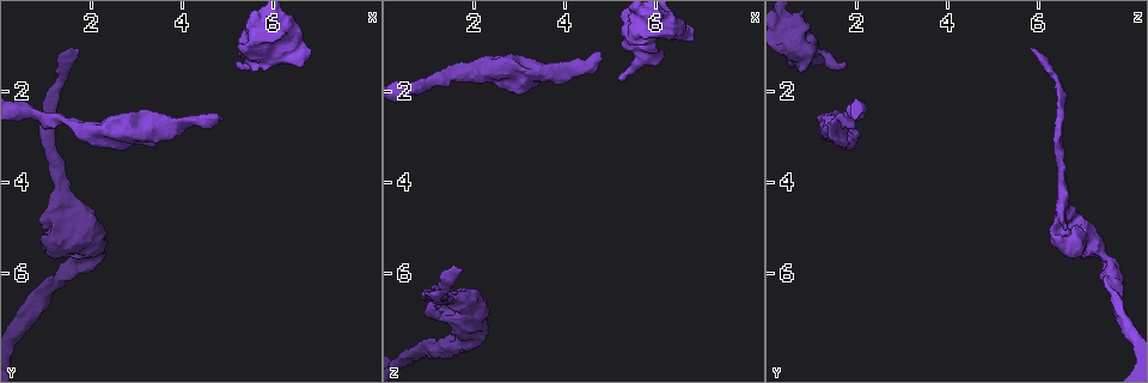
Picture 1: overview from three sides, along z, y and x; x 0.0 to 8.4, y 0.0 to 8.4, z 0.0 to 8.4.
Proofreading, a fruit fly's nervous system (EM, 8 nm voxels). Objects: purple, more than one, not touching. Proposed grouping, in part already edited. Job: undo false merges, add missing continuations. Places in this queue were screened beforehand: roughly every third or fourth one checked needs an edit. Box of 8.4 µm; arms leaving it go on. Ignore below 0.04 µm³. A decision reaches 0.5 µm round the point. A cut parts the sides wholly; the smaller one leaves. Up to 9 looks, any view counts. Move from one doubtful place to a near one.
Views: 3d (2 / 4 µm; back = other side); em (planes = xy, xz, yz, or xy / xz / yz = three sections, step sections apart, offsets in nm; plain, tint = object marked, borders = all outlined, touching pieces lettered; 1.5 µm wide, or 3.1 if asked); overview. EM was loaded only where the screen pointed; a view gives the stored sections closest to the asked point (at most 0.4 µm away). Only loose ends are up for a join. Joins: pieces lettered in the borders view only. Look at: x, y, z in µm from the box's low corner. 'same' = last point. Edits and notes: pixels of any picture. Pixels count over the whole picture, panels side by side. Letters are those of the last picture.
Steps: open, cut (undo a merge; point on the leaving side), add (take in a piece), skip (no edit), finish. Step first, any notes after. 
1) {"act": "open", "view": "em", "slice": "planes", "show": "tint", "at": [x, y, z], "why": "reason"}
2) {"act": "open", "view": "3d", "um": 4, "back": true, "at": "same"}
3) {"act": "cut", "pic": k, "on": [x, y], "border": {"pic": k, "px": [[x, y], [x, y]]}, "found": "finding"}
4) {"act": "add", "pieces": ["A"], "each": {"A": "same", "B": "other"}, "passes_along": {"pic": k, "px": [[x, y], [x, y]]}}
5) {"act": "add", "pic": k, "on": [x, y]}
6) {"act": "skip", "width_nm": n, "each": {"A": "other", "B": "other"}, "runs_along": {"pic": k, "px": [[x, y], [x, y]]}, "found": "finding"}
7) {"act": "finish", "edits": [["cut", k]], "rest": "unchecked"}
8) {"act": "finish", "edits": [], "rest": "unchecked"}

{"act": "open", "view": "3d", "um": 2, "back": true, "at": [5.25, 1.40, 1.75], "why": "free end"}

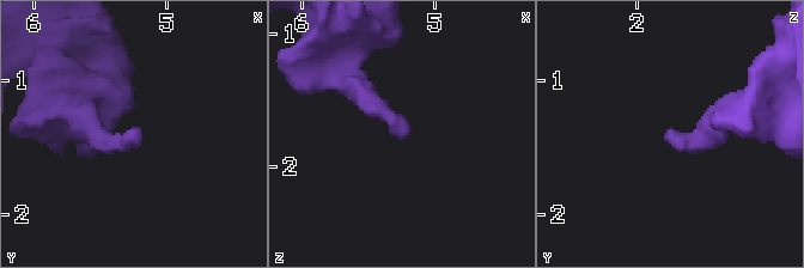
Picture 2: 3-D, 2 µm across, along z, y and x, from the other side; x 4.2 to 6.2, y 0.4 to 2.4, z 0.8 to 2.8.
{"act": "open", "view": "em", "slice": "planes", "show": "borders", "at": [5.20, 1.48, 1.74], "why": "need the tissue"}

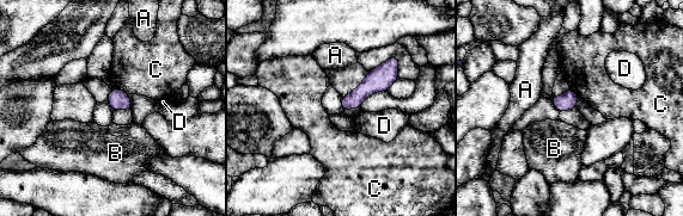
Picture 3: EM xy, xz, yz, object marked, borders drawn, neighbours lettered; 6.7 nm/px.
{"act": "skip", "width_nm": 110, "each": {"A": "other", "B": "other", "C": "other", "D": "other"}, "found": "none of them fits"}

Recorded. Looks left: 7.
{"act": "open", "view": "em", "slice": "xy", "step": 4, "show": "tint", "at": [1.55, 1.05, 5.80], "why": "branch stops here"}

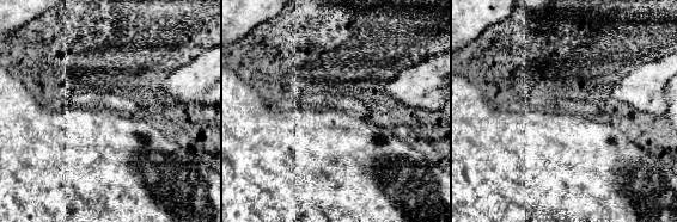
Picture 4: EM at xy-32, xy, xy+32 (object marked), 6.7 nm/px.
{"act": "open", "view": "em", "slice": "planes", "show": "borders", "at": "same"}

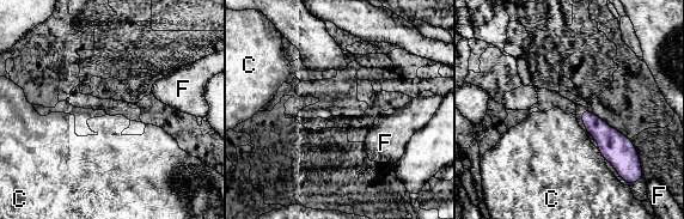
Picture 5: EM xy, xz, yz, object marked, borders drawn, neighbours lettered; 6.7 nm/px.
{"act": "skip", "each": {"C": "other", "F": "other"}, "border": {"pic": 5, "px": [[598, 150], [604, 159]]}, "found": "no lettered piece goes on from it"}

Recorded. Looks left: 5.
{"act": "open", "view": "em", "slice": "planes", "show": "borders", "at": [1.55, 2.55, 1.65], "why": "a narrow waist"}

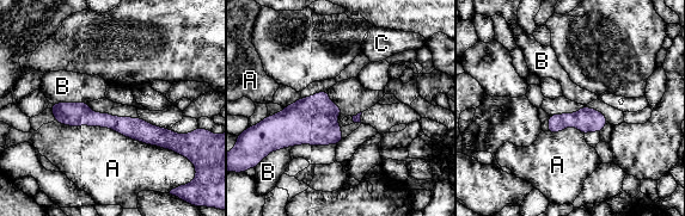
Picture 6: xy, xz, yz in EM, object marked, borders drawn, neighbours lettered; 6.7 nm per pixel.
{"act": "skip", "each": {"A": "other", "B": "other", "C": "other"}, "found": "one neuron here"}

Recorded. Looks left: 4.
{"act": "open", "view": "3d", "um": 4, "back": true, "at": [0.95, 5.15, 6.35]}

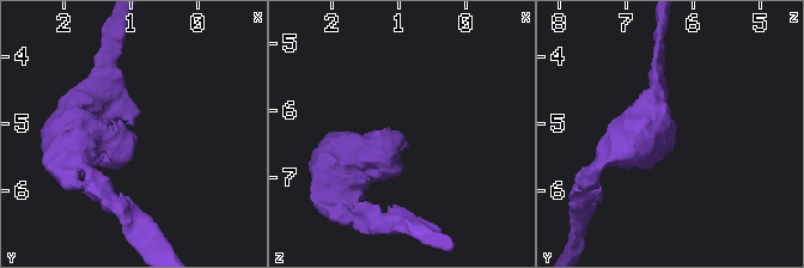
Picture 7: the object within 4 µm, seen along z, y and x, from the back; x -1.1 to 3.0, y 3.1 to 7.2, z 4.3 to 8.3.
{"act": "open", "view": "em", "slice": "xy", "step": 8, "show": "borders", "at": [1.00, 5.20, 6.30]}

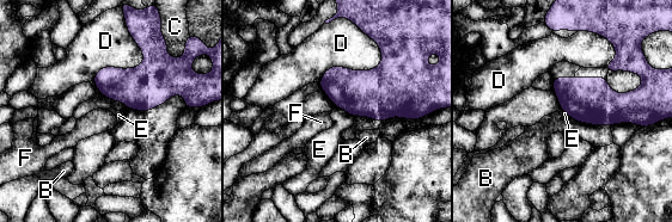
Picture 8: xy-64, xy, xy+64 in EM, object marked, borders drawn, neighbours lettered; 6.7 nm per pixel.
{"act": "open", "view": "em", "slice": "planes", "show": "borders", "at": "same"}

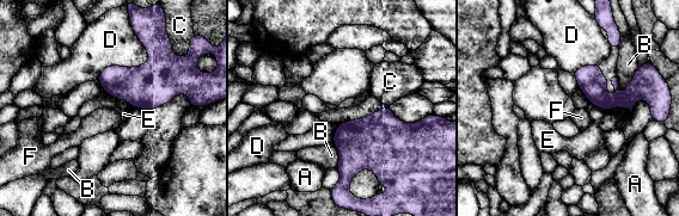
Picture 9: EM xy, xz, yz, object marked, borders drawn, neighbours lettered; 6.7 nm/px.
{"act": "skip", "each": {"A": "other", "B": "other", "C": "other", "D": "other", "E": "other", "F": "other"}, "border": {"pic": 9, "px": [[123, 5], [148, 59], [97, 79]]}, "found": "none of them fits"}

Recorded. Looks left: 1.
{"act": "finish", "edits": [], "rest": "unchecked"}

